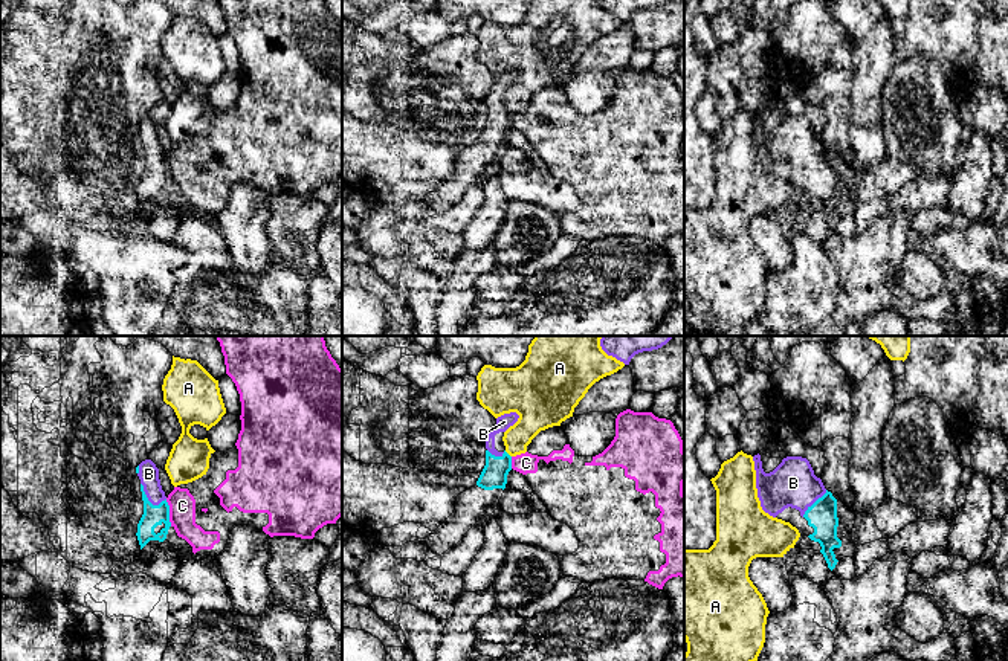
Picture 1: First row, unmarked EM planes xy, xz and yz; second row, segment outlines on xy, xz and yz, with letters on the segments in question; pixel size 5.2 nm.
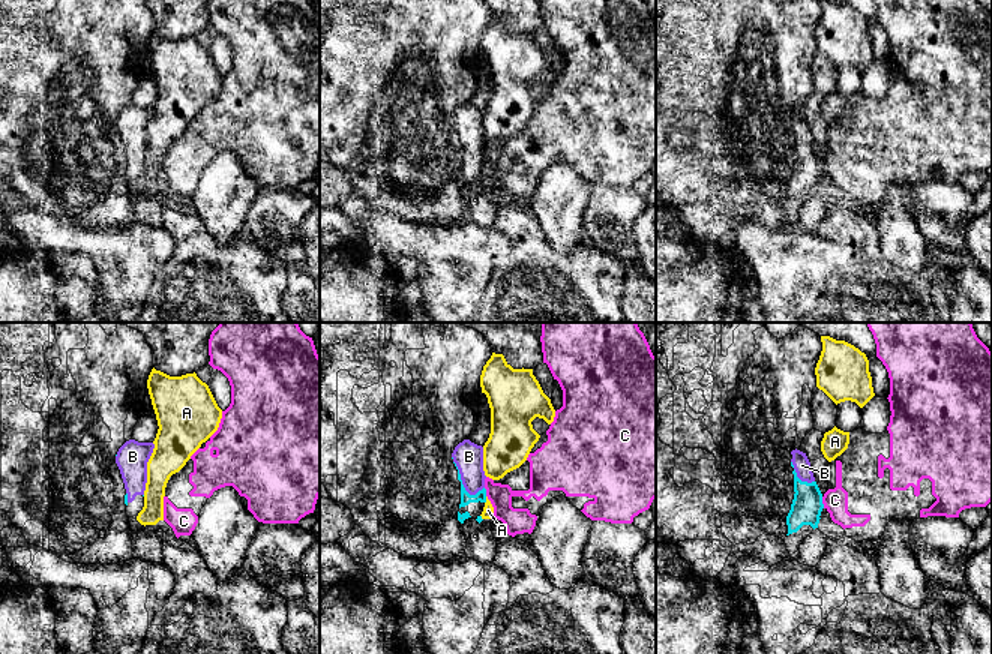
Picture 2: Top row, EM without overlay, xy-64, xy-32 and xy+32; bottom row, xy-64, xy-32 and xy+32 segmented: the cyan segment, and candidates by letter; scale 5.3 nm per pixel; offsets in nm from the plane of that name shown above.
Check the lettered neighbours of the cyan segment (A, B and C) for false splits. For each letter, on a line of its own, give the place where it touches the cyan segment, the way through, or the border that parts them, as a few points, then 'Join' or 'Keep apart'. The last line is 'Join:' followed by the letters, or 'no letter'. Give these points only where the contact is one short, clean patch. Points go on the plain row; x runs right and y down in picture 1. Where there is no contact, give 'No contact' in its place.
A: Touches cyan at xz (507, 112). Boundary: xz (504, 109), (510, 115). Keep apart
B: Touches cyan at xy (147, 157). Join
C: Touches cyan at xy (168, 171). Boundary: xy (165, 157), (171, 183). Keep apart
Join: B

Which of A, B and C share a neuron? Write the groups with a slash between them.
A / B / C

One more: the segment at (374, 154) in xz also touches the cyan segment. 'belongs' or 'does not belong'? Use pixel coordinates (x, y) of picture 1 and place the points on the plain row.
does not belong

